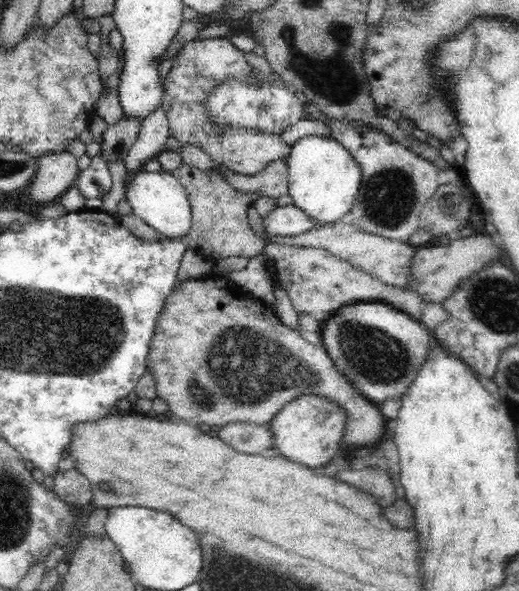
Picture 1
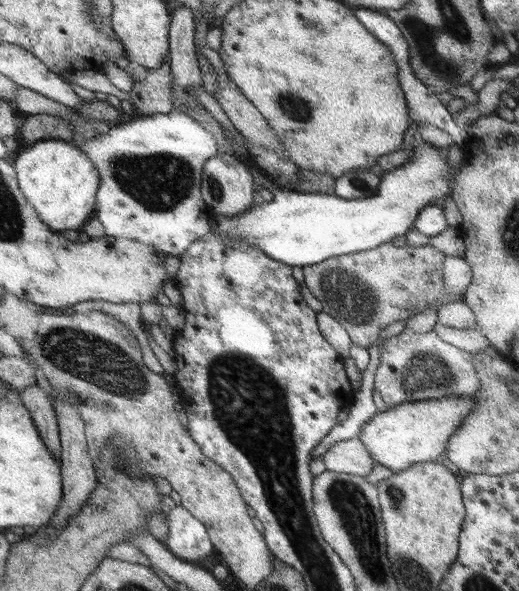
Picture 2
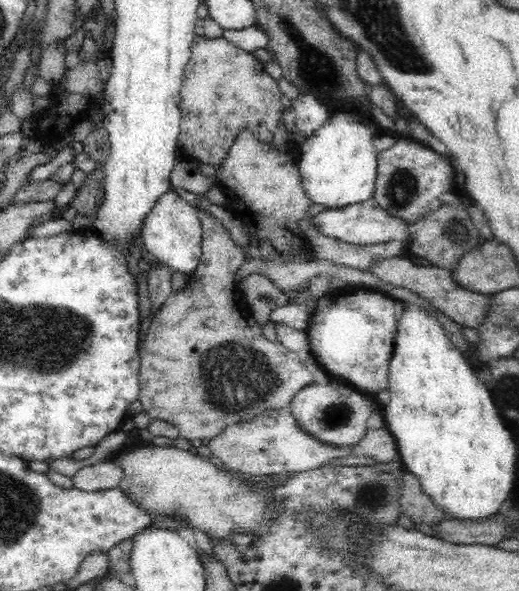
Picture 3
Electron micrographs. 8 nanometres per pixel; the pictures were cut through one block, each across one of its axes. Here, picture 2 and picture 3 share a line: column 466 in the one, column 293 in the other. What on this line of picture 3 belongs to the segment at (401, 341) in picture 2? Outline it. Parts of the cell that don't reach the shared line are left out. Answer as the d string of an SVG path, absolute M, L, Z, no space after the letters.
M200 205L197 207L197 215L201 220L203 228L202 259L200 259L197 270L194 274L190 275L190 282L187 282L188 286L184 288L184 292L171 294L166 304L160 308L160 312L157 312L156 318L151 320L145 341L139 349L141 362L139 372L140 390L137 400L141 404L142 410L146 412L146 414L149 414L152 419L162 419L172 424L172 426L177 428L183 440L204 446L209 439L217 437L227 426L248 421L250 418L256 416L256 414L262 414L262 412L266 411L266 408L273 408L273 410L276 410L276 408L284 408L286 404L291 402L296 392L300 392L302 388L313 384L314 381L313 376L311 376L307 368L302 365L302 362L300 362L295 352L287 349L282 343L272 343L272 341L268 341L266 336L268 331L256 323L256 320L253 319L253 315L248 312L248 308L242 304L242 300L240 300L240 288L234 283L236 271L241 268L245 262L241 248L238 248L230 239L228 232L222 227L220 221L213 215L206 213Z

